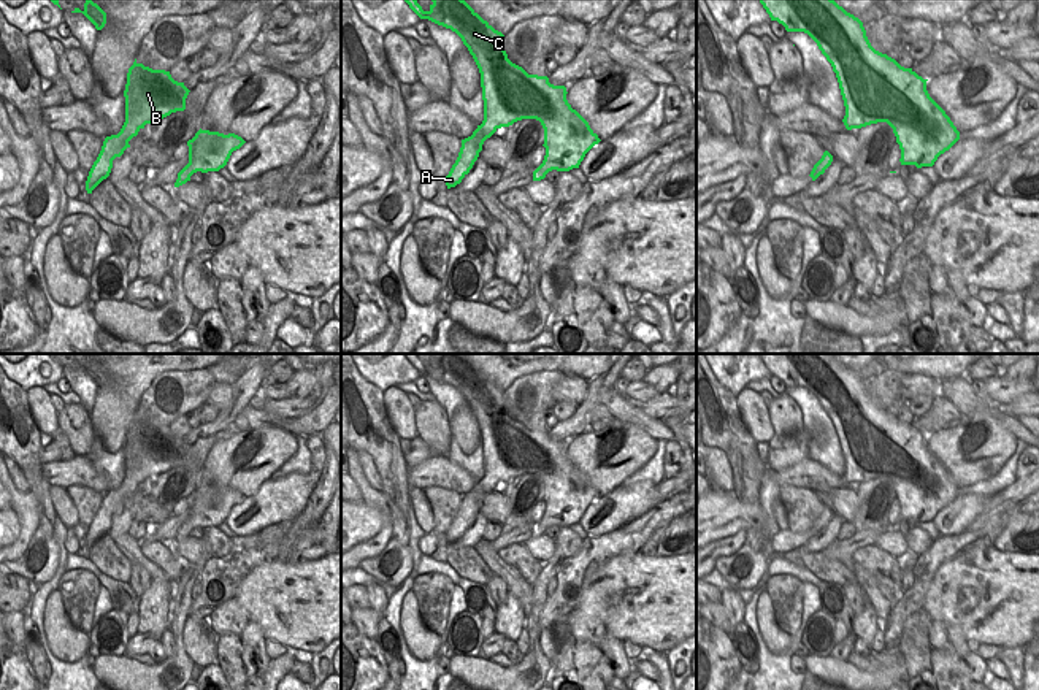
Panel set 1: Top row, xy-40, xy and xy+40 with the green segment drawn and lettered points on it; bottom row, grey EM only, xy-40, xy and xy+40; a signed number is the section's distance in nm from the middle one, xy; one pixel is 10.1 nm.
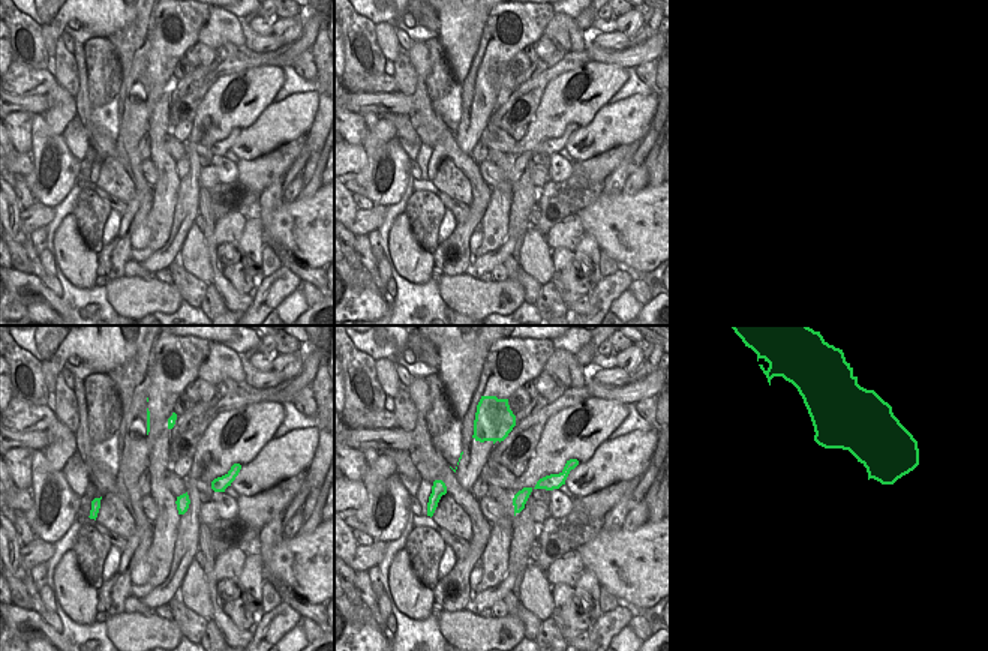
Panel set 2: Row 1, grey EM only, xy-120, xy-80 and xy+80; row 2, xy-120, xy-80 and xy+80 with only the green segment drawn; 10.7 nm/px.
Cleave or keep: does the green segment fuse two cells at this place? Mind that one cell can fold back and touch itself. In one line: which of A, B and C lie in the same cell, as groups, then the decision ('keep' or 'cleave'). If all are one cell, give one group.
groups A B C; keep

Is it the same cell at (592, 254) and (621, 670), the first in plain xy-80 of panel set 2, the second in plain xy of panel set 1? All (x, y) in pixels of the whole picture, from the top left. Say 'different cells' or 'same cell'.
same cell

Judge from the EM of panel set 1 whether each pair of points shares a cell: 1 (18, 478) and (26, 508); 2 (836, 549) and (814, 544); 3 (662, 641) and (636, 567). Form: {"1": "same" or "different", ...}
{"1": "different", "2": "different", "3": "same"}

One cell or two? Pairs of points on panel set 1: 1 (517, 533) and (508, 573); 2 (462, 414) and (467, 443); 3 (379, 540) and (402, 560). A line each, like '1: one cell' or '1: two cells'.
1: two cells
2: one cell
3: two cells

